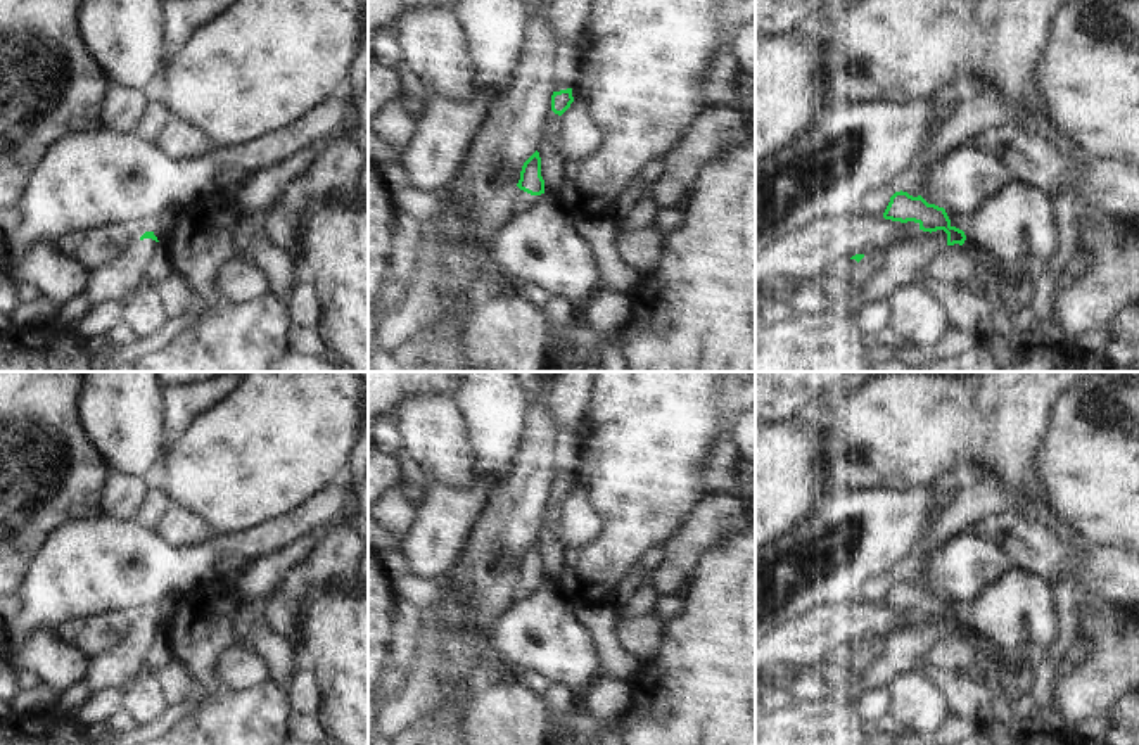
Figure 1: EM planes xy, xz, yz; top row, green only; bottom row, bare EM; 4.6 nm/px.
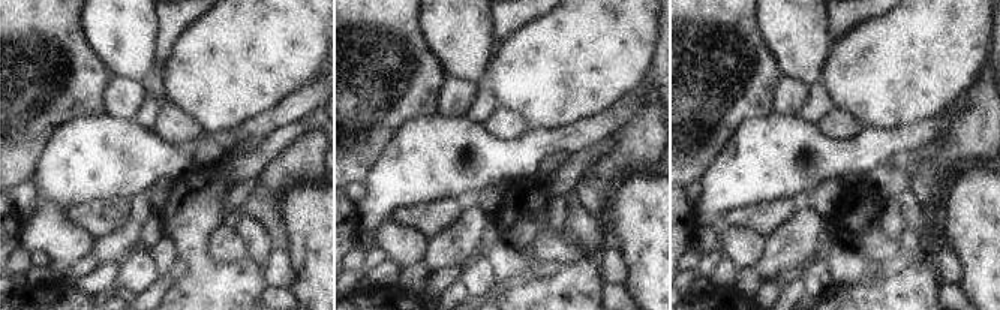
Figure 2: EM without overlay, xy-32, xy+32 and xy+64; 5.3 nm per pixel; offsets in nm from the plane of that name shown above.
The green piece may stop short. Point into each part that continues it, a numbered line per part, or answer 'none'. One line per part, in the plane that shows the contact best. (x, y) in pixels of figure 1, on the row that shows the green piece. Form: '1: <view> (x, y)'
1: xy (116, 280)

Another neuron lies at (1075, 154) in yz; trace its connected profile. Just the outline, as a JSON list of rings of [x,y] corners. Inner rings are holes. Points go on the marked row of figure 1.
[[[1044,124],[1039,135],[1046,137],[1051,145],[1061,147],[1063,152],[1068,156],[1070,166],[1073,168],[1085,162],[1089,157],[1079,145],[1075,145],[1066,135],[1063,135],[1053,124]]]

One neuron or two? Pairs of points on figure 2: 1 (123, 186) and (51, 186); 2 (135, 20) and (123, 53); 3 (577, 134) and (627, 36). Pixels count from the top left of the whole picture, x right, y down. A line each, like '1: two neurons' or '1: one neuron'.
1: one neuron
2: one neuron
3: two neurons

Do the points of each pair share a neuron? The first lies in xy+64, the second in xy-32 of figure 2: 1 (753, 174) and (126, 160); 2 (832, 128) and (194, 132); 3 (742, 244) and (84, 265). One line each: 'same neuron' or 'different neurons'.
1: same neuron
2: same neuron
3: different neurons

